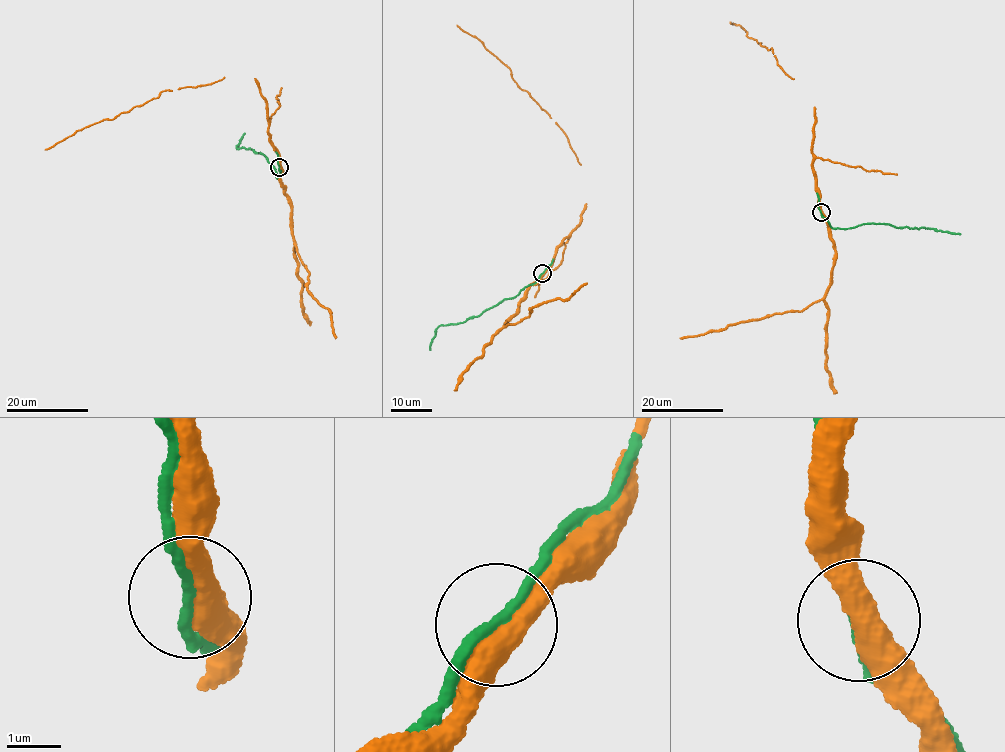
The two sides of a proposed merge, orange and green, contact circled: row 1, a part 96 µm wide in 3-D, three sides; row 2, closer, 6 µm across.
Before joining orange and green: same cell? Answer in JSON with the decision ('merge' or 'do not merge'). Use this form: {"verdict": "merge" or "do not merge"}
{"verdict": "merge"}

